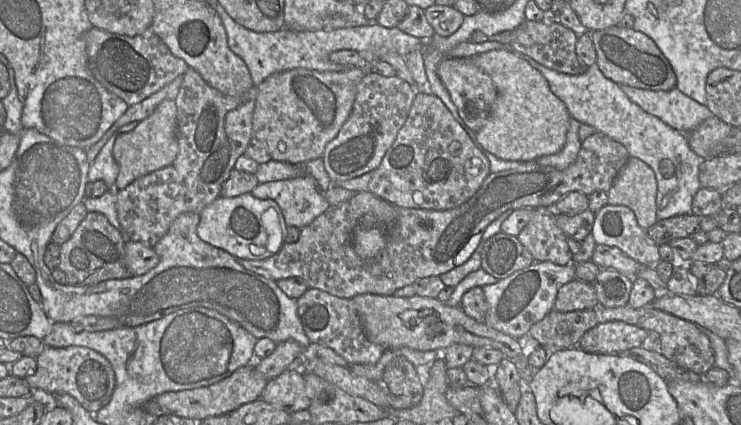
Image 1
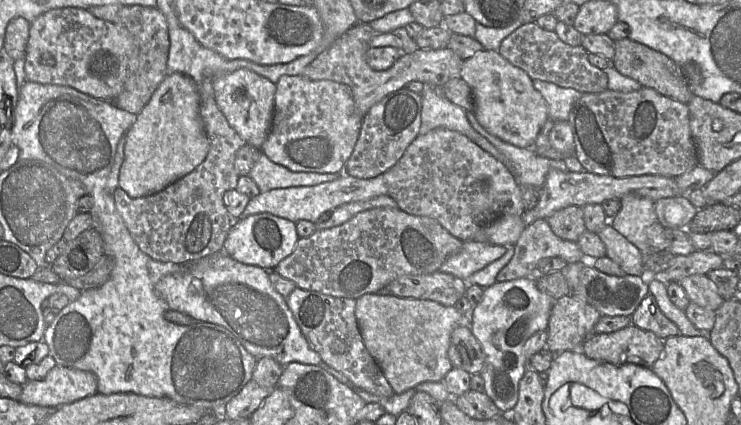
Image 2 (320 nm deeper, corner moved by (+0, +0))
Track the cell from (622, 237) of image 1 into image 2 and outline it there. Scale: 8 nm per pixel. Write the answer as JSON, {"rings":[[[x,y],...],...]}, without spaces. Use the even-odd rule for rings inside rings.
{"rings":[[[694,274],[679,280],[691,302],[706,309],[716,311],[724,302],[716,285],[703,274]]]}

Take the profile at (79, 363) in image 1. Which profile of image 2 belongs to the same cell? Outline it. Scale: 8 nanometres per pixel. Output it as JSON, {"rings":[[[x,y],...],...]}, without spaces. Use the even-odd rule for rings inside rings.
{"rings":[[[55,365],[42,380],[28,380],[22,387],[24,404],[60,407],[98,392],[98,378],[90,371]]]}

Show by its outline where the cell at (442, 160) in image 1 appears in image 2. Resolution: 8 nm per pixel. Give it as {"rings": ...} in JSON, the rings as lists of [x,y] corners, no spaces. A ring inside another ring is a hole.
{"rings":[[[437,128],[418,135],[397,163],[382,175],[388,187],[386,196],[393,198],[401,210],[437,220],[463,242],[473,240],[483,227],[501,216],[521,216],[524,212],[520,186],[506,166],[464,134],[450,129]]]}

